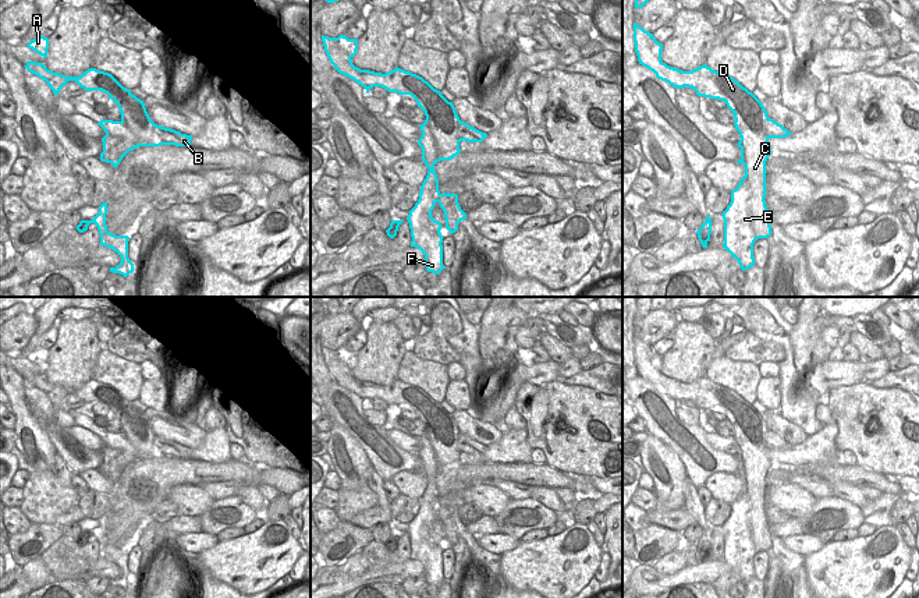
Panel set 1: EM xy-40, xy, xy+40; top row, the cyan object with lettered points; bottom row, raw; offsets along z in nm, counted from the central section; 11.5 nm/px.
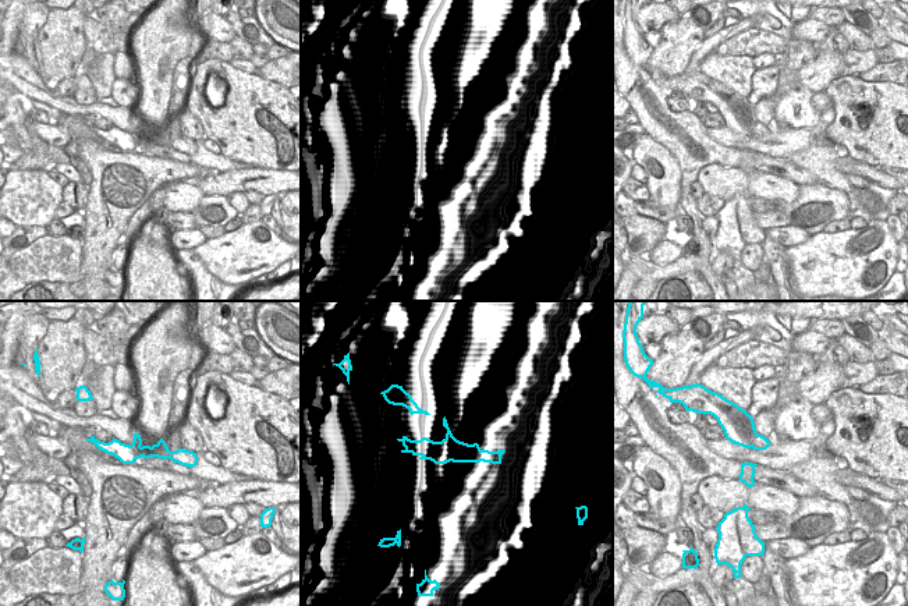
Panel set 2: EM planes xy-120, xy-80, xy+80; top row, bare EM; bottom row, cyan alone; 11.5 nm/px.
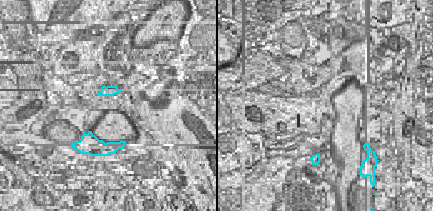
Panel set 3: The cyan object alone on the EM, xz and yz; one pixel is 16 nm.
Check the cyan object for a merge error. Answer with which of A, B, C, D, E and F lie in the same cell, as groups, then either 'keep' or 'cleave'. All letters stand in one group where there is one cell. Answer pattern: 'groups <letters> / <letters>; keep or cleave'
groups A C D / B E F; cleave

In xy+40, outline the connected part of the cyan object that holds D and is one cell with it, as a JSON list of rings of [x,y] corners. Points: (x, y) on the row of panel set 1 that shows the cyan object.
[[[634,22],[634,42],[639,64],[674,88],[692,88],[698,96],[723,100],[734,114],[734,125],[742,138],[745,171],[751,185],[749,217],[757,238],[771,236],[770,210],[766,206],[766,162],[771,153],[763,103],[737,79],[706,64],[682,71],[661,61],[663,43]]]

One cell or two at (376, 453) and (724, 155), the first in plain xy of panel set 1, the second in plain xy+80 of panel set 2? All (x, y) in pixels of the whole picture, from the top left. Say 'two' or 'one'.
one

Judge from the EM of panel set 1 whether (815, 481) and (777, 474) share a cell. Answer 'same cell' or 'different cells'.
same cell

